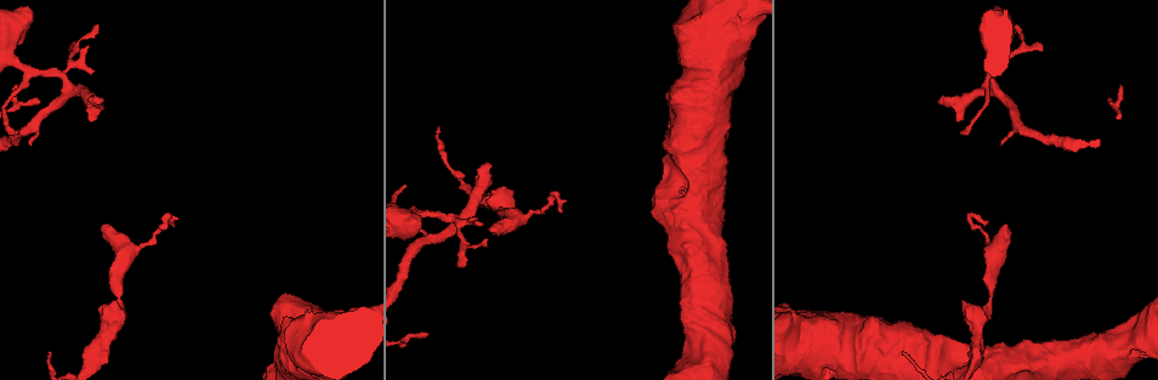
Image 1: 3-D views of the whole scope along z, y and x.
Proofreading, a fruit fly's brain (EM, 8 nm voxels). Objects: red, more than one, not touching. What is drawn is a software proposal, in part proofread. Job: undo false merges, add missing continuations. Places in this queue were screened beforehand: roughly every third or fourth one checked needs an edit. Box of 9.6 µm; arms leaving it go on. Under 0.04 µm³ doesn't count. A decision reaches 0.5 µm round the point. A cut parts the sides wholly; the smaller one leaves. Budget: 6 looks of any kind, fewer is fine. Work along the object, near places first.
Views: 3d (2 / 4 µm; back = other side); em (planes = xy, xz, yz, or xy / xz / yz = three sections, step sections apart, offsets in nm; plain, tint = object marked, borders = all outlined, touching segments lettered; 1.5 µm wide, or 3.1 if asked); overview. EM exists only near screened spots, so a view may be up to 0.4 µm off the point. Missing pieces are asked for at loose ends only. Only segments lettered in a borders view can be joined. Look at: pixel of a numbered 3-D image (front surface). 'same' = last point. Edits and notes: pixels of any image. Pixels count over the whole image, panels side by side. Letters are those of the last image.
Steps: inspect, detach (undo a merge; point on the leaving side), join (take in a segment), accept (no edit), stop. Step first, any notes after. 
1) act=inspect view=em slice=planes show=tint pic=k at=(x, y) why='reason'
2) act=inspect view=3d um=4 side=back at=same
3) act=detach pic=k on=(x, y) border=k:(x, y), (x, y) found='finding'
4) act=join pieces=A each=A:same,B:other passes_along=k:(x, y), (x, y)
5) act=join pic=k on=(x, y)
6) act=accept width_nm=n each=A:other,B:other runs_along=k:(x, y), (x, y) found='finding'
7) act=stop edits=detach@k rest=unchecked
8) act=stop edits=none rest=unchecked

act=inspect view=em slice=planes show=borders pic=1 at=(903, 351) why='tapers out'

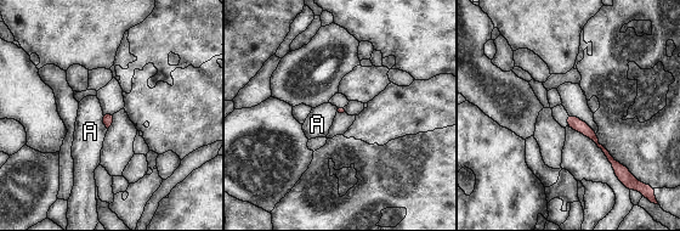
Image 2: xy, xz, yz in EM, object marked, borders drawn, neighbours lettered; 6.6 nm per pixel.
act=accept longest_contact=A:100nm each=A:other found='none of them fits'

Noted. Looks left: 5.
act=inspect view=em slice=xz step=4 show=tint pic=1 at=(489, 230) why='thick end'

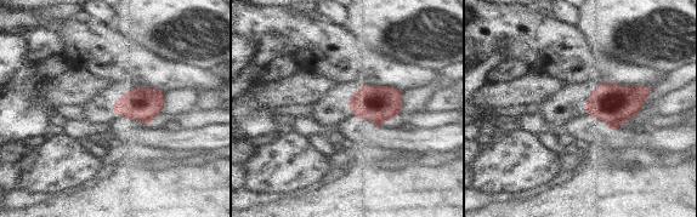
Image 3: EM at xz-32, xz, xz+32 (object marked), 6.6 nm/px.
act=inspect view=em slice=planes show=borders at=same why='another direction'

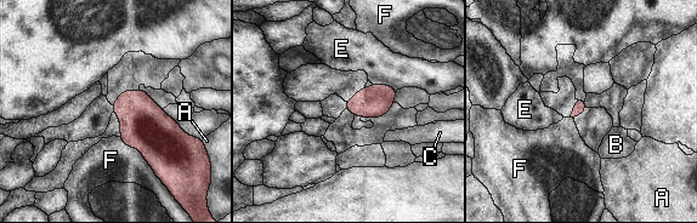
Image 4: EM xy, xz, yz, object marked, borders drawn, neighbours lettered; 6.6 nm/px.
act=accept longest_contact=F:400nm each=A:other,B:other,C:other,E:other,F:other border=4:(119, 137), (139, 149), (159, 179) found='none of them fits'

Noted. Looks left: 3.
act=inspect view=3d um=4 pic=1 at=(484, 183)

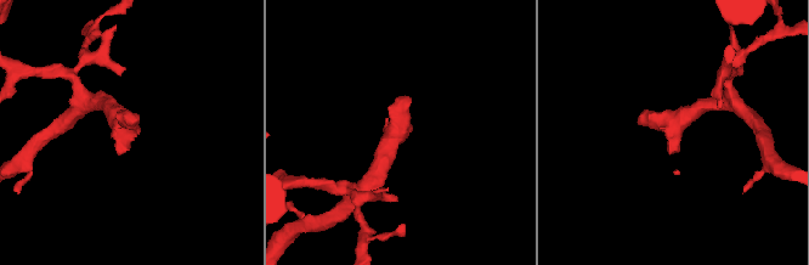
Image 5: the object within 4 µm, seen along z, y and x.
act=inspect view=em slice=yz step=4 show=borders pic=5 at=(670, 151)

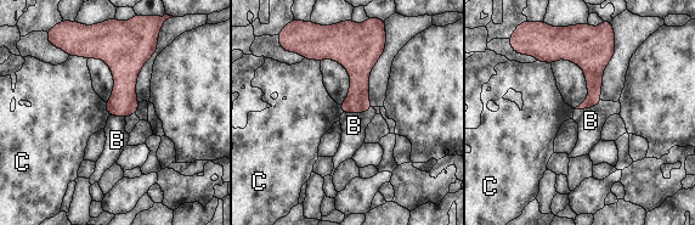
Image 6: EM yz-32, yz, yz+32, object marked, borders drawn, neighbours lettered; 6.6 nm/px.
act=accept each=B:other,C:other border=6:(69, 55), (82, 55), (88, 58) found='no lettered segment goes on from it'

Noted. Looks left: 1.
act=stop edits=none rest=unchecked

